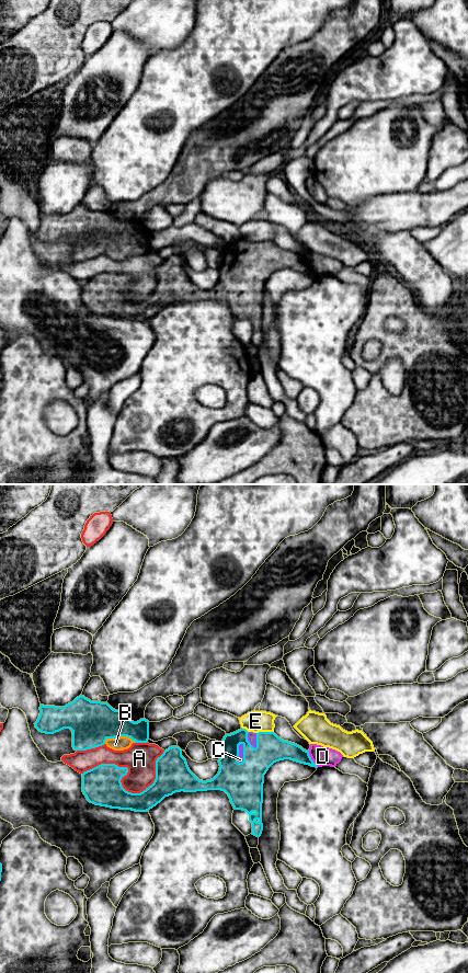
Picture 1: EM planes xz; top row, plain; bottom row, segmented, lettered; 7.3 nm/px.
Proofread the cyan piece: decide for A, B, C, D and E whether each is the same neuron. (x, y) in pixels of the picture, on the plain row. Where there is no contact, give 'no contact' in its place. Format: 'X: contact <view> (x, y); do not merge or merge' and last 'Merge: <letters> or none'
A: contact xz (122, 295); do not merge
B: contact xz (117, 245); merge
C: contact xz (243, 263); merge
D: contact xz (310, 267); do not merge
E: contact xz (264, 241); do not merge
Merge: B, C

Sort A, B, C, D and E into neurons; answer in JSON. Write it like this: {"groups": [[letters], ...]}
{"groups": [["A"], ["B", "C"], ["D"], ["E"]]}

